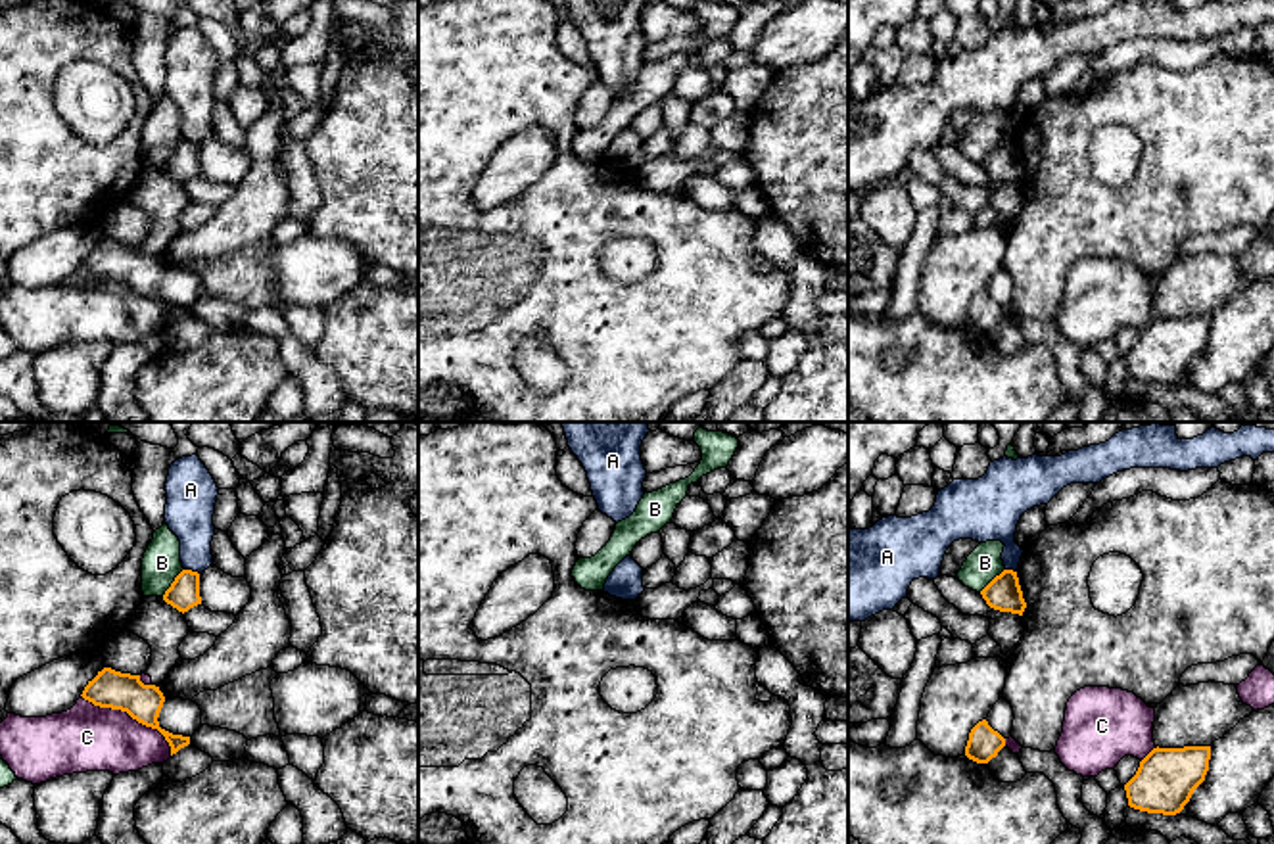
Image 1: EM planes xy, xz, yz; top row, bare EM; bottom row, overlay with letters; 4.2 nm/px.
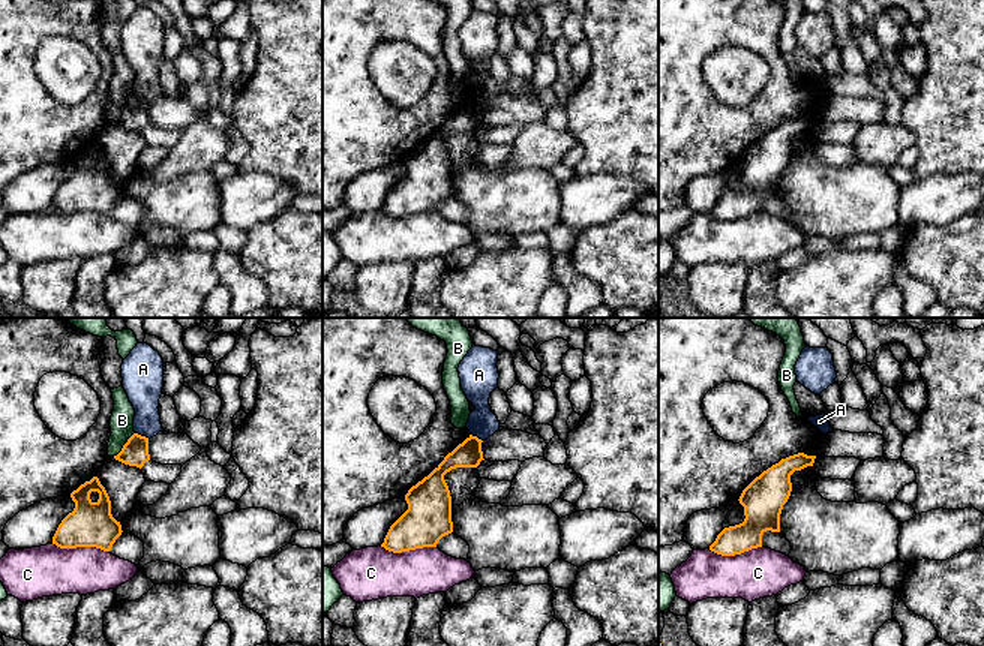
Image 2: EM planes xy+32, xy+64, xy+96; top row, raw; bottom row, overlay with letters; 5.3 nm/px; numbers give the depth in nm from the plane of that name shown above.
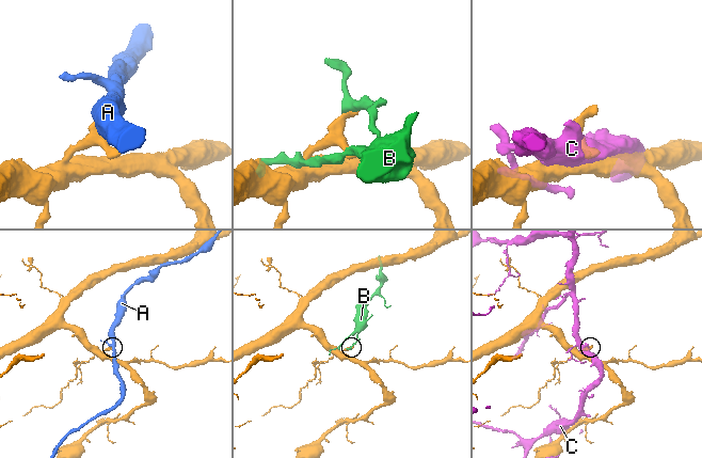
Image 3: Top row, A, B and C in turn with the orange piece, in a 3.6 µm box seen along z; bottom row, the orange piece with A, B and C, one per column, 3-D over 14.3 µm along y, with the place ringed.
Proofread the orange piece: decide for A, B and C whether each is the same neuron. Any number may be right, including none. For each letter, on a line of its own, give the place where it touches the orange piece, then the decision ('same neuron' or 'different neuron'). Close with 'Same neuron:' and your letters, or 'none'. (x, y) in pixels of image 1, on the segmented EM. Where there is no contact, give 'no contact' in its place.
A: contact xy (190, 570); different neuron
B: contact xy (173, 582); different neuron
C: contact xy (131, 716); different neuron
Same neuron: none

